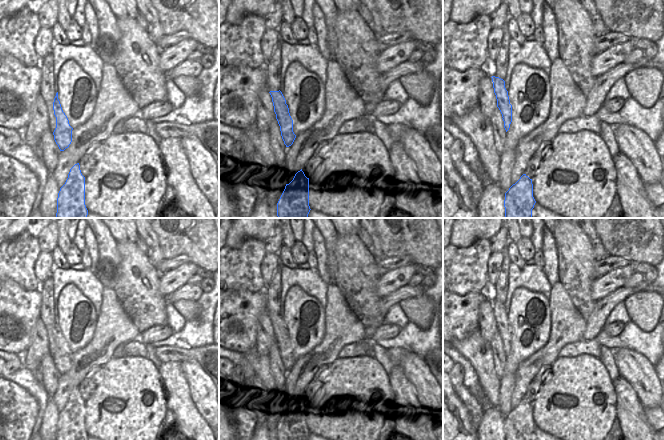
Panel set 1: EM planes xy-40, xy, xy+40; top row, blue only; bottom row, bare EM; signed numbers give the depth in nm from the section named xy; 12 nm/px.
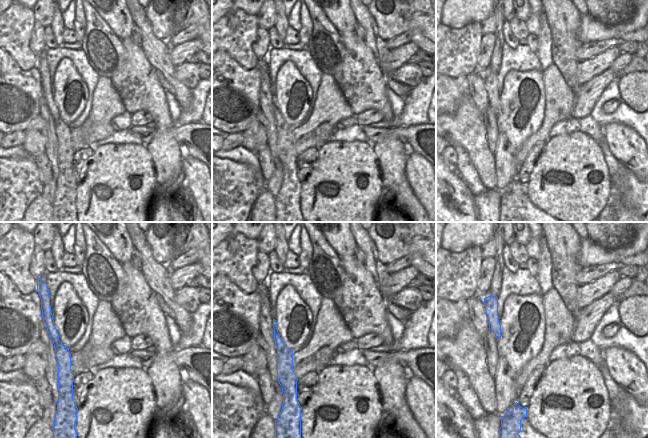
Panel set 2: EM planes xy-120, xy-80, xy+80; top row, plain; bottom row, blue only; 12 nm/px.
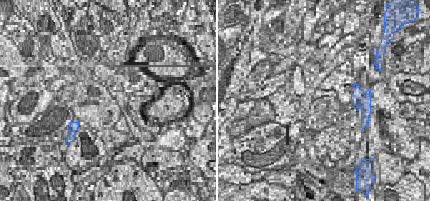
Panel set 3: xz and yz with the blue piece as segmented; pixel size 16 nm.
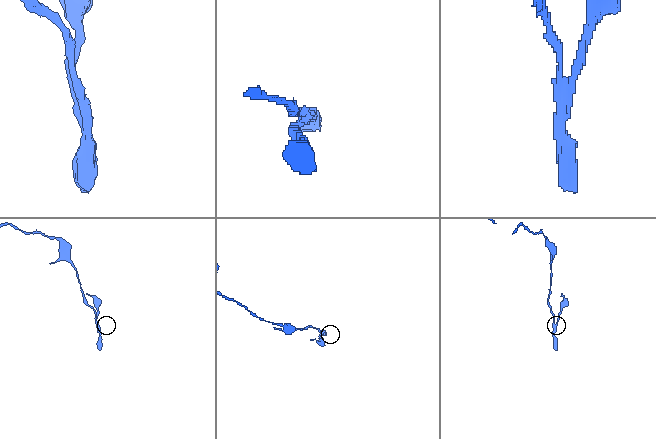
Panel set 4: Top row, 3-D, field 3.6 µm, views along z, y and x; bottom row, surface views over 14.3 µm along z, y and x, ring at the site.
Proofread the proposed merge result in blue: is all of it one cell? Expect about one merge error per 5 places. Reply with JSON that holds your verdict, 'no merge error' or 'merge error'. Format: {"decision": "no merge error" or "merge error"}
{"decision": "merge error"}

